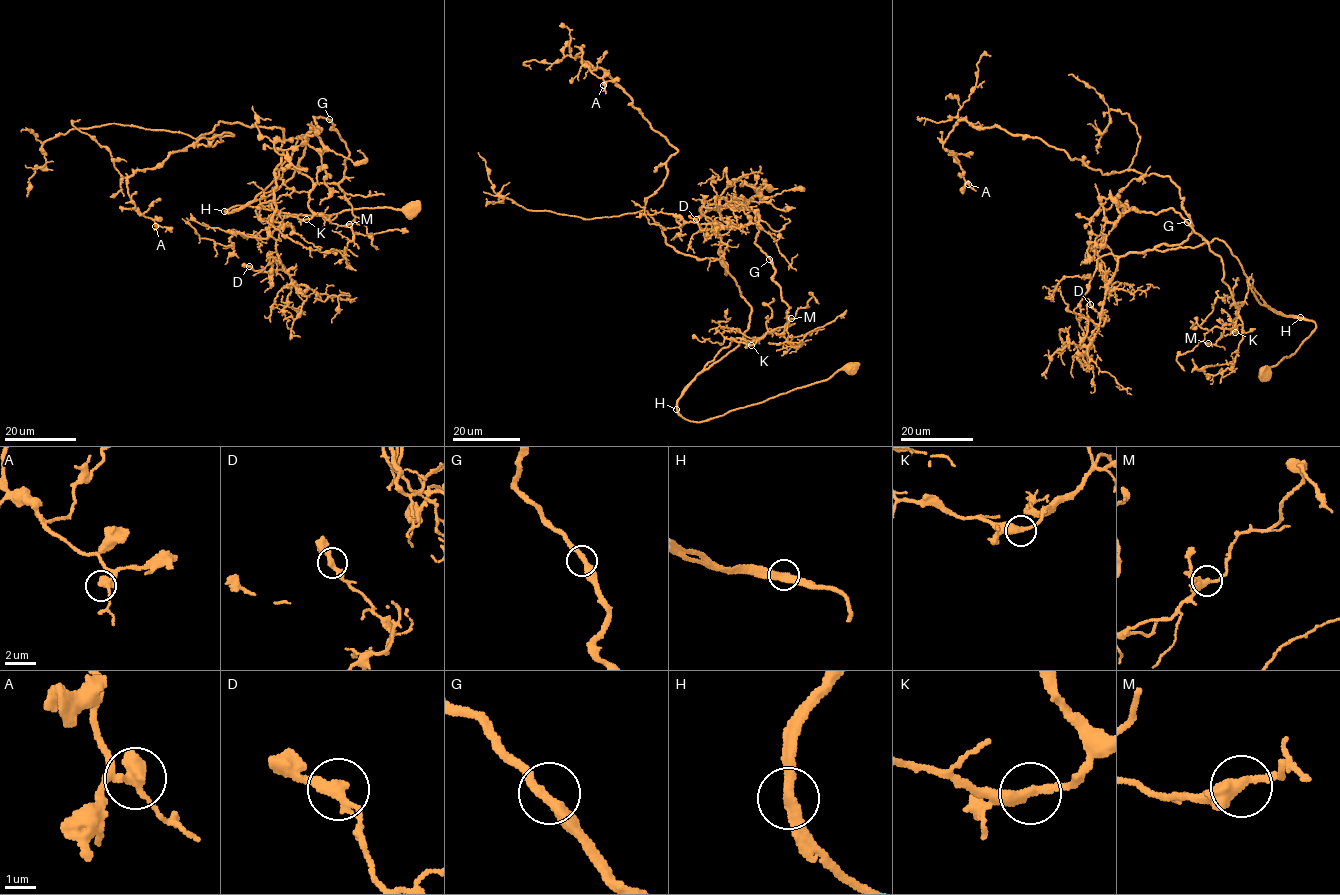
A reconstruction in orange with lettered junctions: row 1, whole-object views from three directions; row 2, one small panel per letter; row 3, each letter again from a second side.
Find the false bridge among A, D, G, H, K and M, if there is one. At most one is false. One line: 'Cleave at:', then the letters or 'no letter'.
Cleave at: H

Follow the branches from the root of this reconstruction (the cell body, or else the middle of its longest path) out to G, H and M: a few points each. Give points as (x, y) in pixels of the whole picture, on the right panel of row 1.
G: (1265, 373), (1294, 354), (1315, 322), (1261, 305), (1249, 284), (1238, 309), (1222, 280), (1222, 260), (1187, 222)
H: (1265, 373), (1266, 367), (1294, 354), (1314, 330), (1315, 322), (1300, 317)
M: (1265, 373), (1294, 354), (1316, 324), (1261, 305), (1249, 284), (1235, 325), (1225, 328), (1216, 343), (1208, 343)

